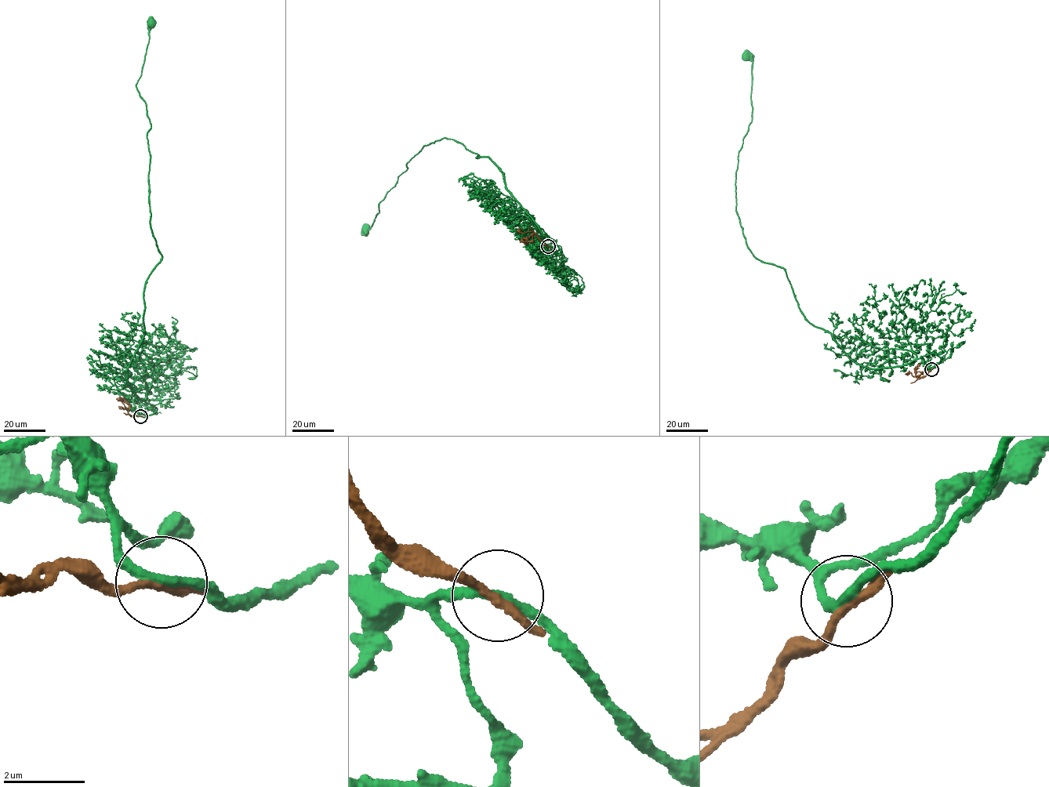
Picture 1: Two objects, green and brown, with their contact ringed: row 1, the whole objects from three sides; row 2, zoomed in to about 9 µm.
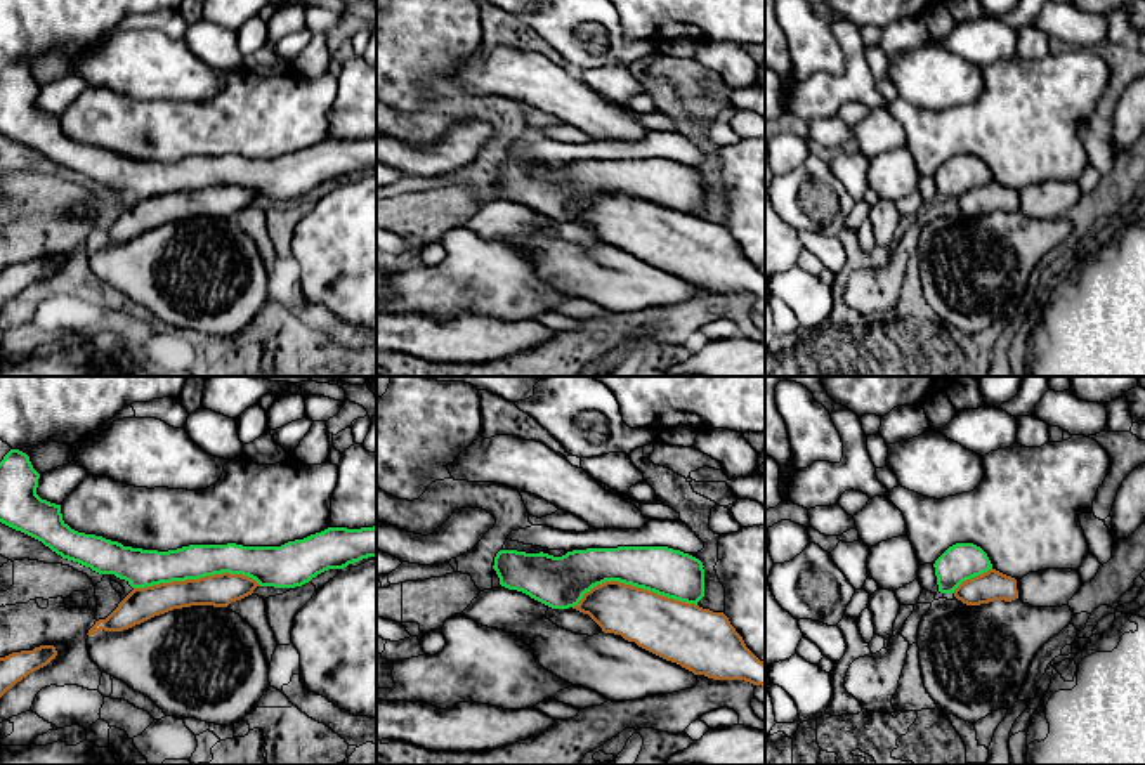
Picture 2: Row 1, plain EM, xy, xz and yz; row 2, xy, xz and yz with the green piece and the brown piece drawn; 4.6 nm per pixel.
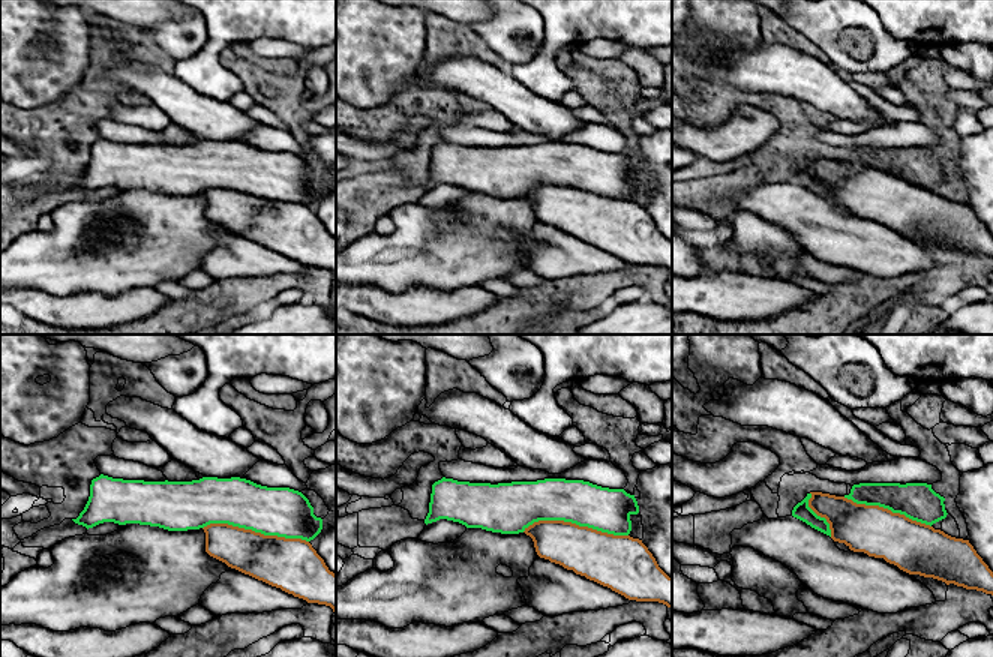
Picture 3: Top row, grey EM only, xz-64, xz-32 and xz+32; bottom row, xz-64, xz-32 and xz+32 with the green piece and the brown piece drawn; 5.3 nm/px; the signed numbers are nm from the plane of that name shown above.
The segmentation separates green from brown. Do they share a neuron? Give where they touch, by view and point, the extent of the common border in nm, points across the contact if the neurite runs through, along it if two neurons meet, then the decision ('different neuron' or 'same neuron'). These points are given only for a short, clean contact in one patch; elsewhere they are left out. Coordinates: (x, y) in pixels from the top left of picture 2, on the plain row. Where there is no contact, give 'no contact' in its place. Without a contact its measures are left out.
contact xz (634, 196); length 600 nm; same neuron

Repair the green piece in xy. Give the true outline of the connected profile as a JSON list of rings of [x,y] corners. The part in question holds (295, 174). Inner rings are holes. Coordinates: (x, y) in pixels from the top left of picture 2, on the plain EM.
[[[10,61],[3,68],[0,73],[0,134],[42,153],[62,170],[78,173],[99,186],[114,186],[134,199],[106,231],[95,232],[87,245],[88,248],[101,241],[123,243],[173,220],[227,219],[231,213],[252,206],[257,198],[295,199],[328,180],[344,180],[363,170],[376,168],[376,137],[328,139],[281,158],[189,156],[168,163],[123,158],[102,147],[71,141],[62,132],[61,116],[36,106],[38,90],[40,85],[26,64]]]

